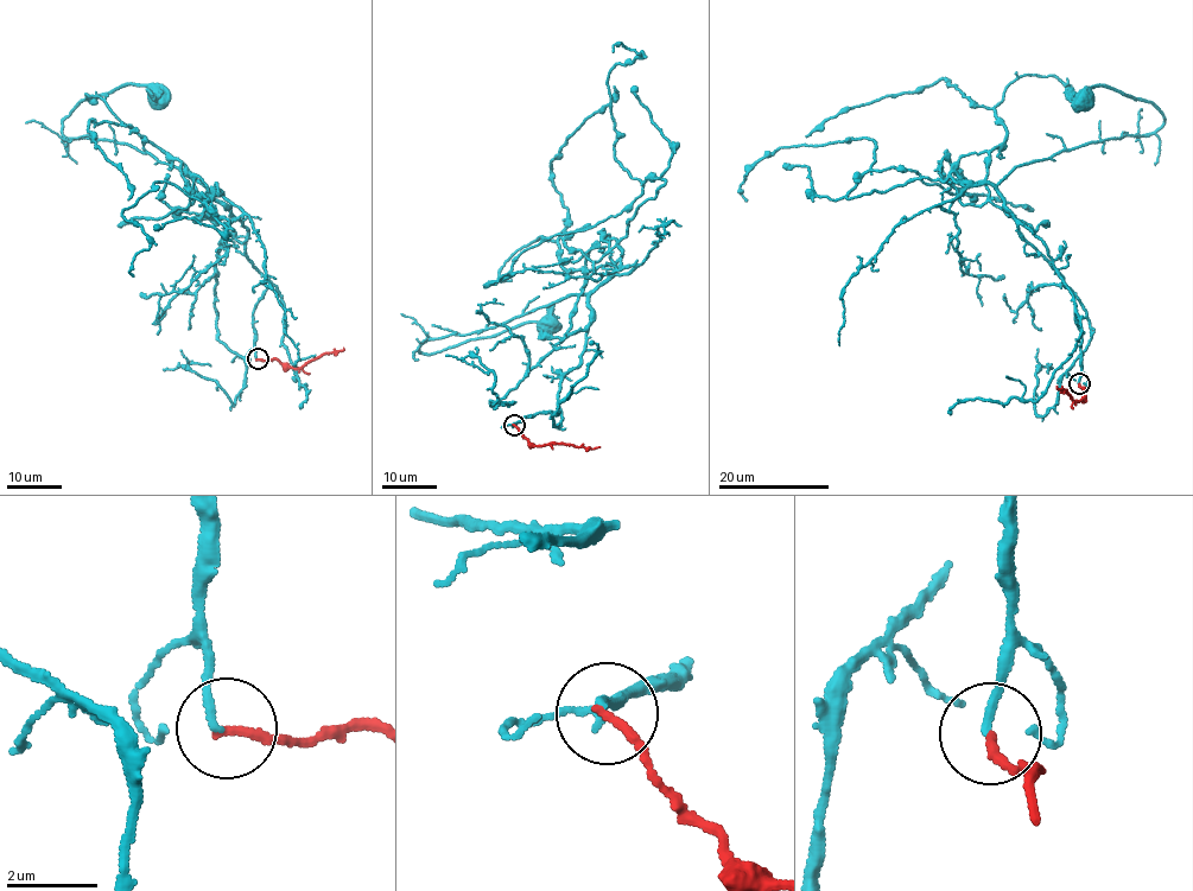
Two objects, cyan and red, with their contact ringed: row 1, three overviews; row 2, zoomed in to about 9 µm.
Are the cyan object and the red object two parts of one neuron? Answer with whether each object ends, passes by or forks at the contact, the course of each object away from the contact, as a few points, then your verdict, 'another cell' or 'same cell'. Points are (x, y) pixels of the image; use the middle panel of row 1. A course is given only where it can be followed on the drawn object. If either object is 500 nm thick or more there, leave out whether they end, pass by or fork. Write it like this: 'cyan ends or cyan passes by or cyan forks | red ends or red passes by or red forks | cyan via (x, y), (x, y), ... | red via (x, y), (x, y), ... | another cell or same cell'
cyan ends | red ends | cyan via (514, 424), (562, 412), (589, 294), (422, 345), (439, 352), (524, 323), (549, 330) | red via (514, 425), (531, 445), (569, 444), (594, 450), (600, 446) | another cell

